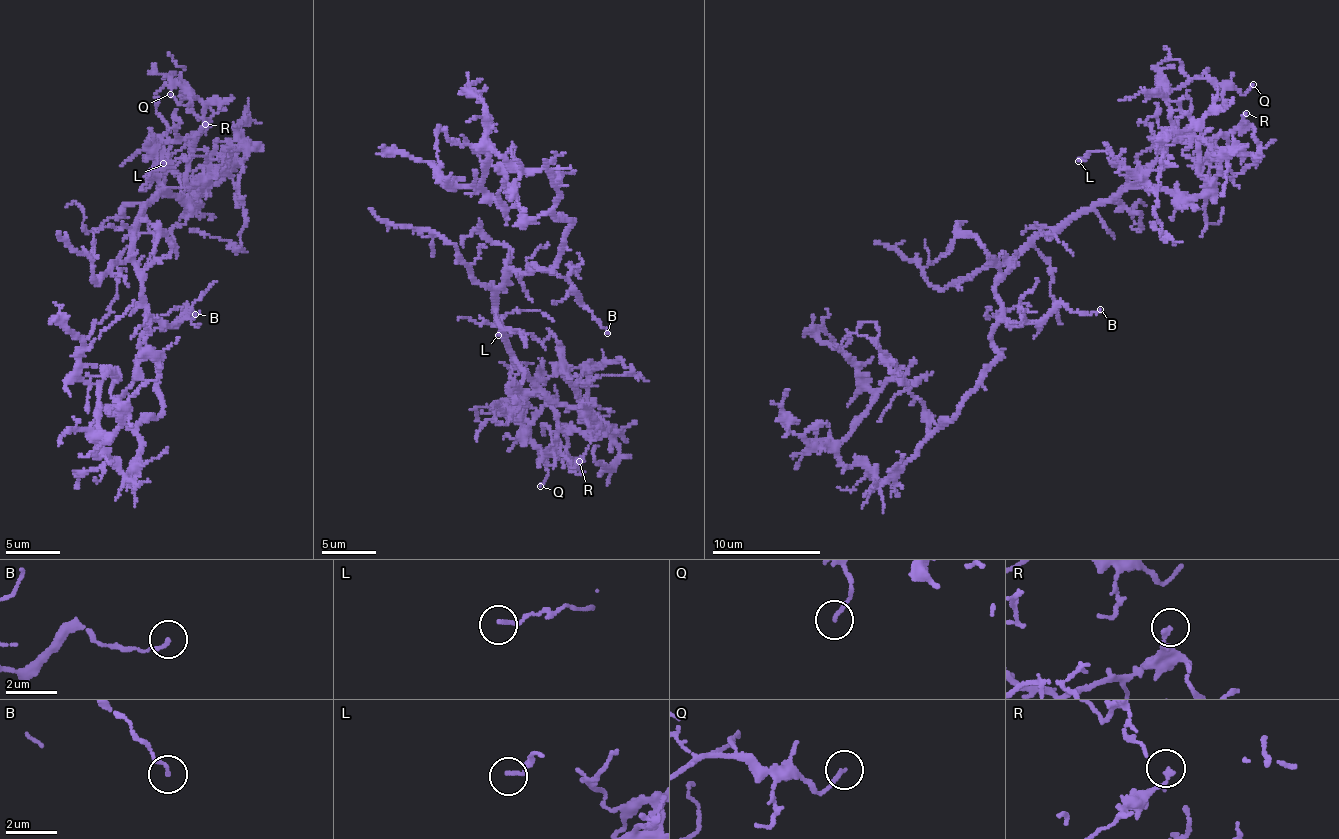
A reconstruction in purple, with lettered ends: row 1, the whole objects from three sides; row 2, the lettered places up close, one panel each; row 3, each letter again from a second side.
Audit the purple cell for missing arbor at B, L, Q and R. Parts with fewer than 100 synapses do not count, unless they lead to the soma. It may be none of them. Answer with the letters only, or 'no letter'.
no letter

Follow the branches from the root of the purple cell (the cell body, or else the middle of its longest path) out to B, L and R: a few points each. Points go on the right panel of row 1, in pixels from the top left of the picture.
B: (996, 284), (1002, 319), (1020, 326), (1037, 323), (1060, 307), (1074, 312), (1100, 309)
L: (996, 284), (1019, 252), (1042, 235), (1115, 196), (1131, 182), (1139, 182), (1112, 150), (1087, 151), (1078, 161)
R: (996, 284), (1042, 235), (1127, 188), (1193, 200), (1206, 181), (1199, 146), (1237, 130), (1246, 113)

